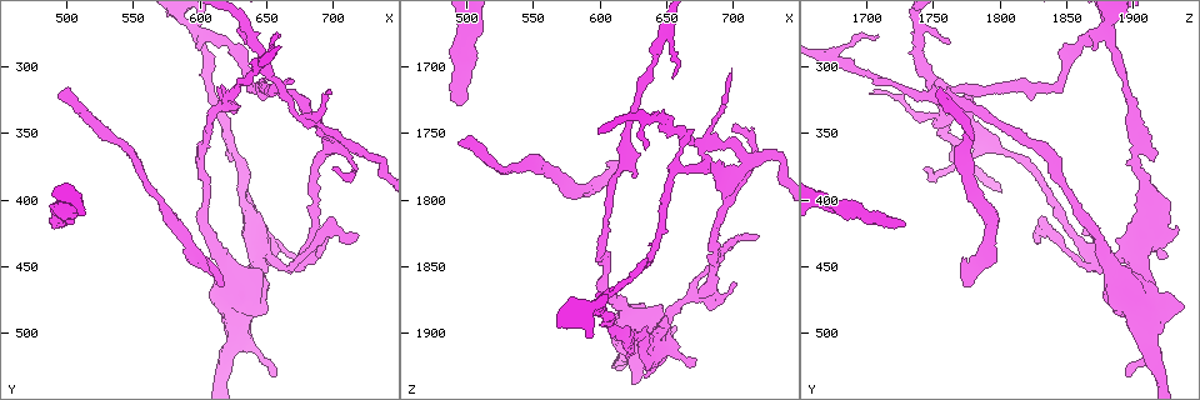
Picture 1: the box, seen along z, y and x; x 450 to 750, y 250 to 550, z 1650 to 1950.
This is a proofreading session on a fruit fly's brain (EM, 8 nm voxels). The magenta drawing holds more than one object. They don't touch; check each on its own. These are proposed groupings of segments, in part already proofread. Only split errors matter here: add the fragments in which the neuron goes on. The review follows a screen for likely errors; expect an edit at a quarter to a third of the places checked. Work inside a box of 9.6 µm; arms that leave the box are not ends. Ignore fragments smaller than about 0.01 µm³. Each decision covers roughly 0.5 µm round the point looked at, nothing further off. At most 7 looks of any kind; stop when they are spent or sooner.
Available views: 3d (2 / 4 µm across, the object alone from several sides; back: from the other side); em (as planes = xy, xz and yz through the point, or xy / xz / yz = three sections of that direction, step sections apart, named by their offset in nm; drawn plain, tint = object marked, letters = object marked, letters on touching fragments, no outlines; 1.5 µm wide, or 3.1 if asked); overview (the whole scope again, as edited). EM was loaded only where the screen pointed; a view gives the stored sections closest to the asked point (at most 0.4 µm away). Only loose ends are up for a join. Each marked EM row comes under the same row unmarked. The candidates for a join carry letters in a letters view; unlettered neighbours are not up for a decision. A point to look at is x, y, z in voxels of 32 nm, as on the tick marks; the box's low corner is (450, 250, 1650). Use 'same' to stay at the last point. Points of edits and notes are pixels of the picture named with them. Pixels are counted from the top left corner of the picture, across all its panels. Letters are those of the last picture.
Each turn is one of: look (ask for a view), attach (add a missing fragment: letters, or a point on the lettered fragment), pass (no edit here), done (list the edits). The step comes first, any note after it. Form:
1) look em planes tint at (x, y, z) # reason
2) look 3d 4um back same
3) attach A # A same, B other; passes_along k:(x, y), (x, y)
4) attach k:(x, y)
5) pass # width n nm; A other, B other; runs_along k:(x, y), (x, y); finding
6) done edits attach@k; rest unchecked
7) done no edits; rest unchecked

look em xy step 8 letters at (494, 322, 1760) # end of a long branch

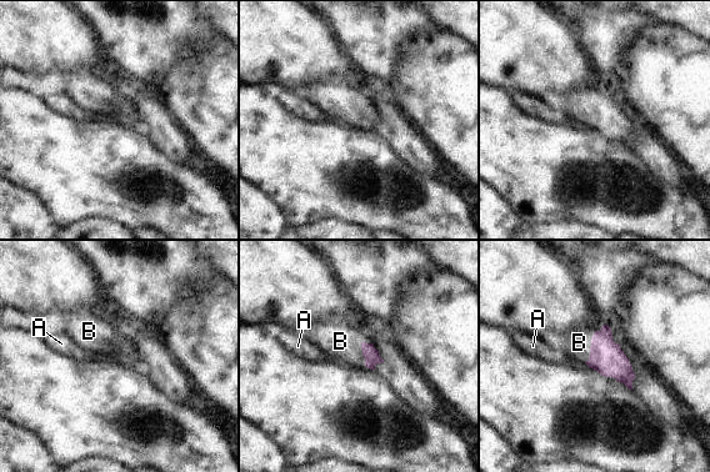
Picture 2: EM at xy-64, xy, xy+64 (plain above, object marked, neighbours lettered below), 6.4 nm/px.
attach B # A other, B same; it goes on there

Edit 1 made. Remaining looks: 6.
look overview # redraw

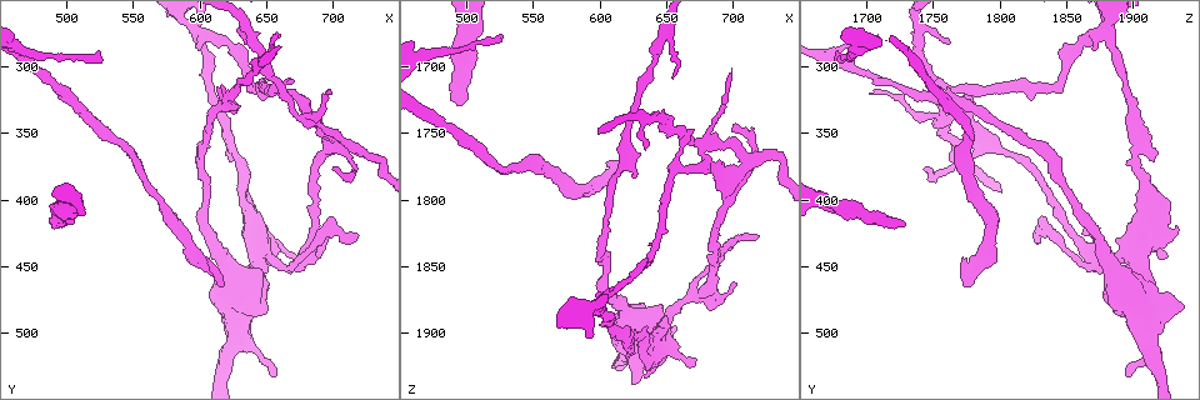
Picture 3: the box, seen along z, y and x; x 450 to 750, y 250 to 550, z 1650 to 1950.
look 3d 4um at (496, 418, 1728) # branch stops here

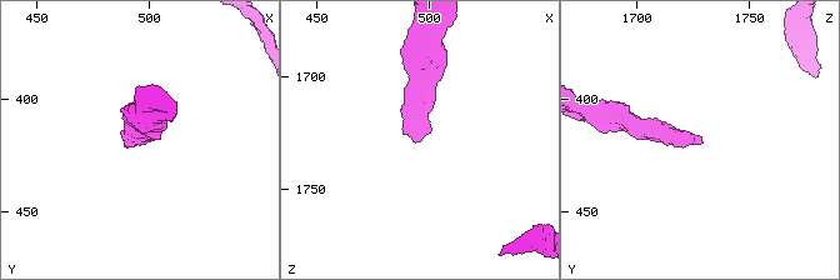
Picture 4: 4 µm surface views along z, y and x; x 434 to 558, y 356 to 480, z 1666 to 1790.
look em planes letters at (496, 419, 1729) # need the tissue

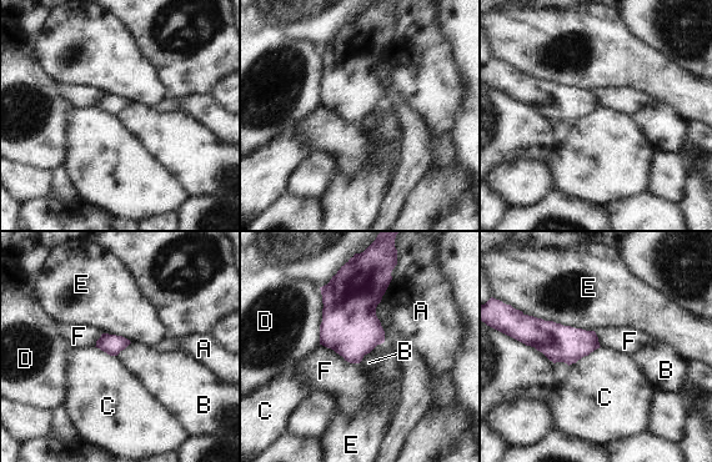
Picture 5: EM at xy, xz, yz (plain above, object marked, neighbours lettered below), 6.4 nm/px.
pass # longest_contact E 380 nm; A other, B other, C other, D other, E other, F other; border 5:(380, 344), (367, 352), (359, 363); none of them fits

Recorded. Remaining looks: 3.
look 3d 2um at (526, 296, 1676) # thin end

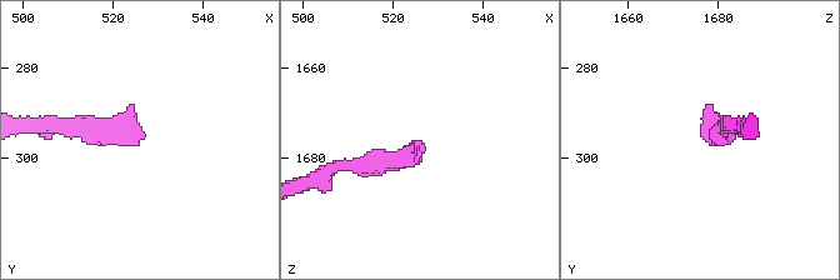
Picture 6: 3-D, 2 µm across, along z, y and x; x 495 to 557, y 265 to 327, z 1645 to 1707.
look em planes letters at (526, 295, 1676)

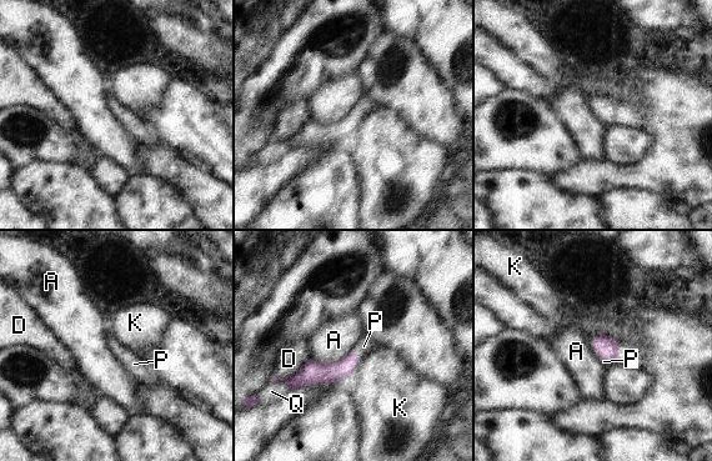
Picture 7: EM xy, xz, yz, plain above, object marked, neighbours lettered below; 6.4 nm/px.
attach P # A other, D other, K other, P same, Q other; passes_along 7:(324, 374), (355, 356), (364, 346); the neuron continues

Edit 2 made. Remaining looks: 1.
done edits attach@2, attach@7; rest unchecked

